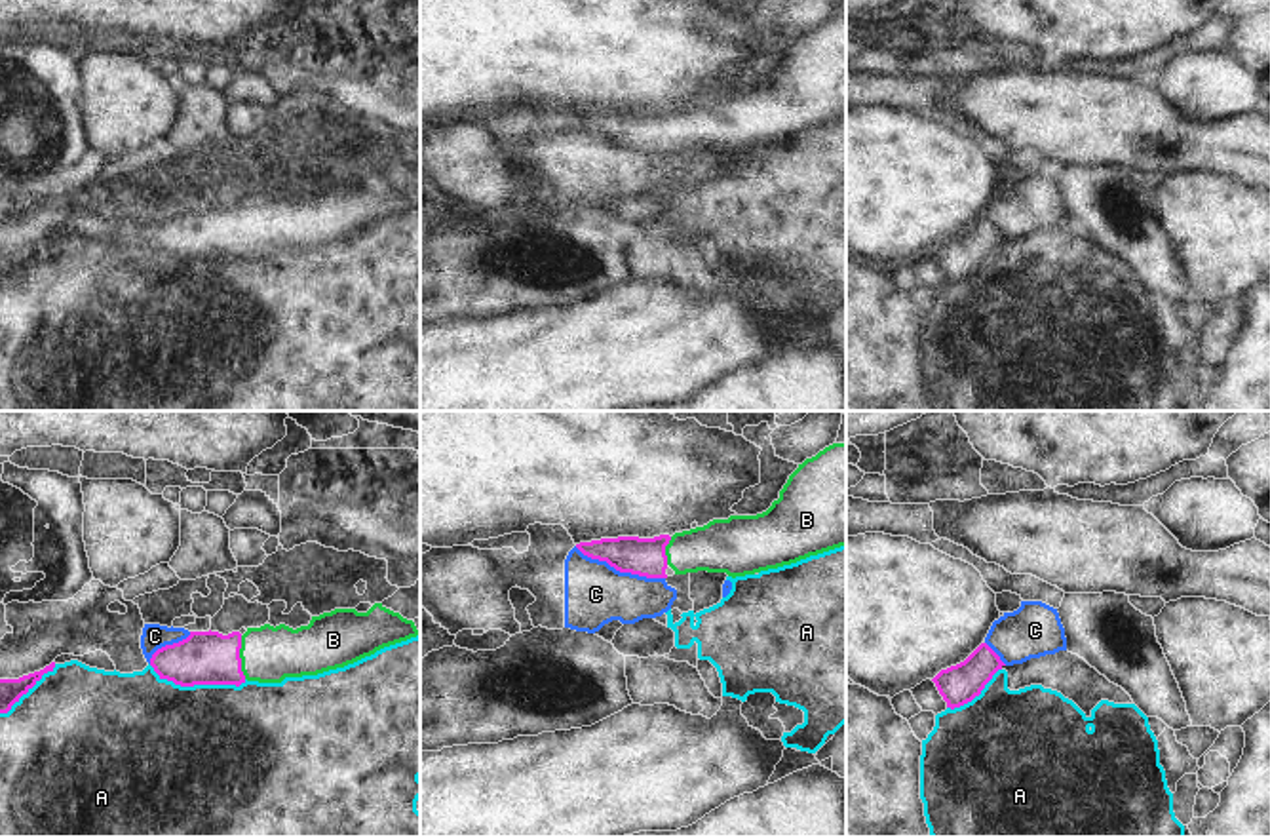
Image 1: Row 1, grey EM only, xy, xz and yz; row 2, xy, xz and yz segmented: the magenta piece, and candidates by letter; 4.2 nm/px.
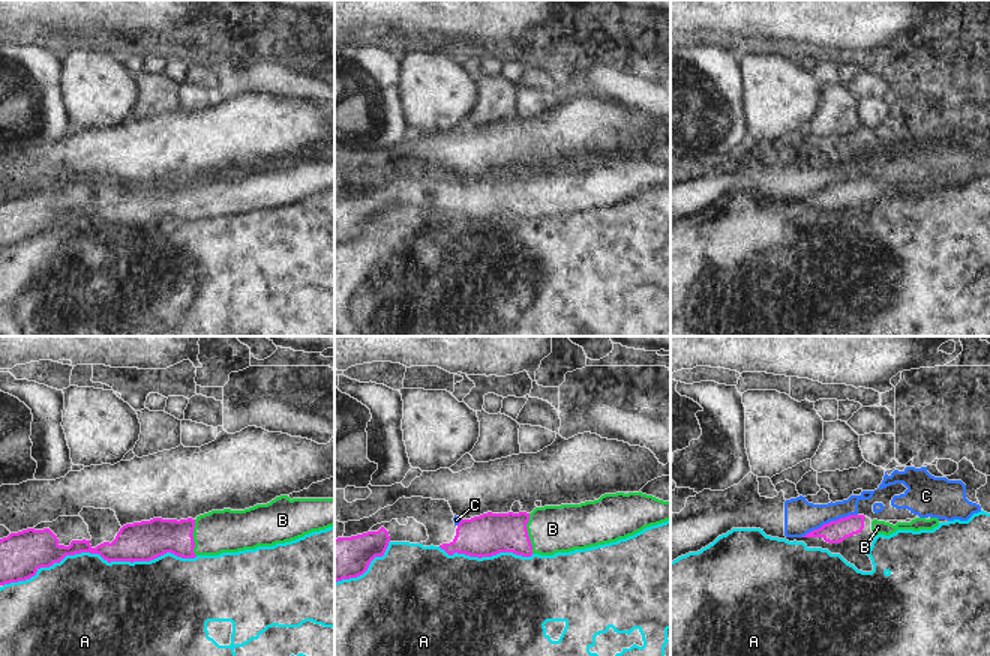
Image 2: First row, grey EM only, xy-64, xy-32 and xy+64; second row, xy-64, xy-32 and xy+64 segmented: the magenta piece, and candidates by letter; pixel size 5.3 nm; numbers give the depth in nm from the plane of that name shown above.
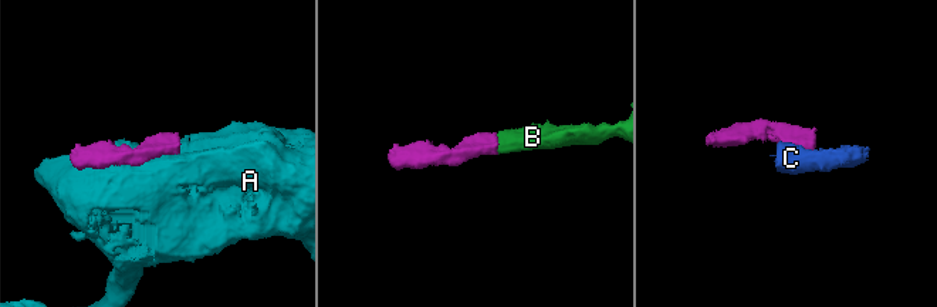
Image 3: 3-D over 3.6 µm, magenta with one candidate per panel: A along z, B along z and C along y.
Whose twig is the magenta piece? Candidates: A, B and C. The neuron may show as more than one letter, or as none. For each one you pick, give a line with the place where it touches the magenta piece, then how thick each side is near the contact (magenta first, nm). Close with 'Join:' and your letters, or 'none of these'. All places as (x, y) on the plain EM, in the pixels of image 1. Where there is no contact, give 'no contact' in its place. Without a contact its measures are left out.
B: contact xy (238, 231); calibres 220 and 240 nm
Join: B

